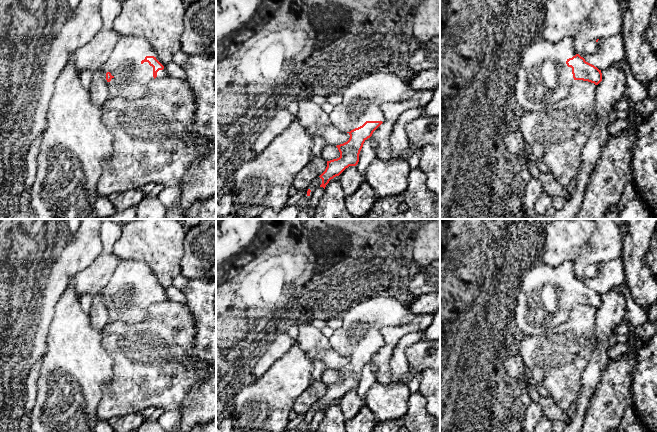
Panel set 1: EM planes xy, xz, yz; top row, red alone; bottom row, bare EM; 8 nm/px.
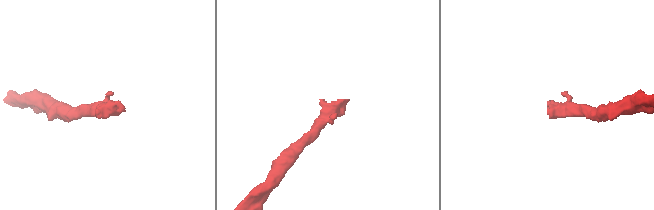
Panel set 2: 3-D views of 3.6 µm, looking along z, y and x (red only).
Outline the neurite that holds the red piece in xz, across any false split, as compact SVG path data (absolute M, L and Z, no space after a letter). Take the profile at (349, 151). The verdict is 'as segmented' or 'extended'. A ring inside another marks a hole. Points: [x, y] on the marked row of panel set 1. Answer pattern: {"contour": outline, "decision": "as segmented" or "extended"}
{"contour": "M386 71L357 78L343 88L343 100L334 107L329 119L334 127L347 132L350 138L336 146L340 157L327 161L325 171L319 176L322 179L320 187L325 189L331 179L349 166L358 164L364 142L385 120L380 106L408 100L414 93L409 81Z", "decision": "extended"}

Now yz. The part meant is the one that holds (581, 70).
{"contour": "M539 38L521 54L515 97L525 112L536 112L561 101L574 80L598 85L602 73L575 50L574 39L551 43Z", "decision": "extended"}

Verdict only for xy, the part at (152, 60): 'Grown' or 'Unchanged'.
Grown

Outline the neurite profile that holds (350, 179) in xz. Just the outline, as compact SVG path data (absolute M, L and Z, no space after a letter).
M349 166L339 175L338 182L342 185L345 195L351 195L365 182L365 177L356 166Z

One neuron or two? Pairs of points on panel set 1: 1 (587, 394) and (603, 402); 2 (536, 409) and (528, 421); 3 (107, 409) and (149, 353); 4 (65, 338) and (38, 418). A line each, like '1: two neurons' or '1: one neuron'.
1: two neurons
2: one neuron
3: one neuron
4: one neuron

